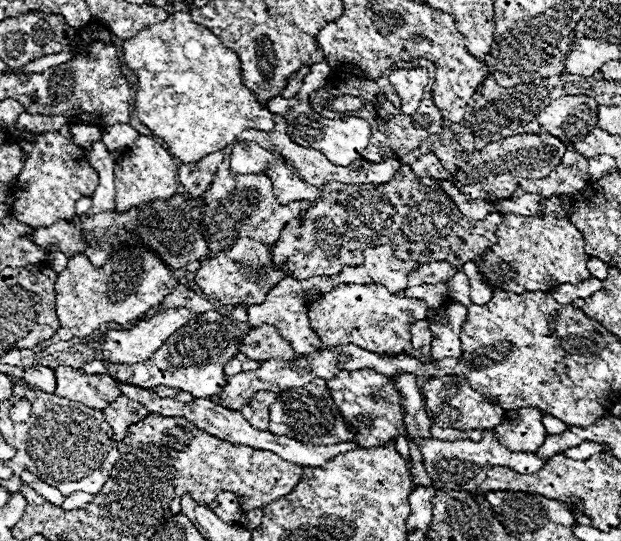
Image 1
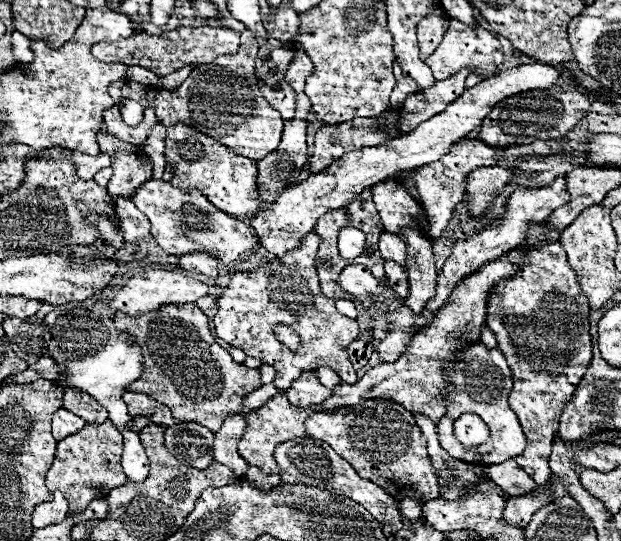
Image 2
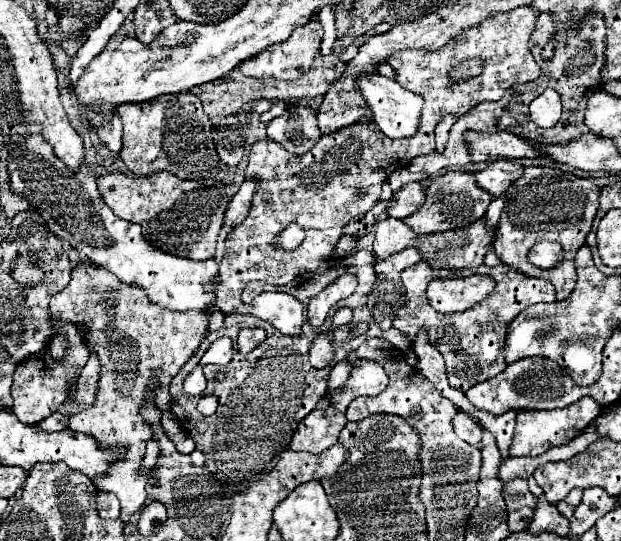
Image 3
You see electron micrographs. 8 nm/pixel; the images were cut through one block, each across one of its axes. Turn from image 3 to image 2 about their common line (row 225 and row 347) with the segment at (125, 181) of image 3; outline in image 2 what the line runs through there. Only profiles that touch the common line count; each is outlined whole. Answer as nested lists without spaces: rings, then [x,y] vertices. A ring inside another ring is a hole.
[[[168,304],[150,316],[114,316],[118,332],[128,332],[142,350],[142,376],[128,384],[128,392],[148,394],[166,404],[176,420],[194,420],[212,432],[224,424],[226,416],[238,412],[242,396],[262,386],[260,370],[232,360],[232,356],[214,342],[208,318],[196,304]]]

